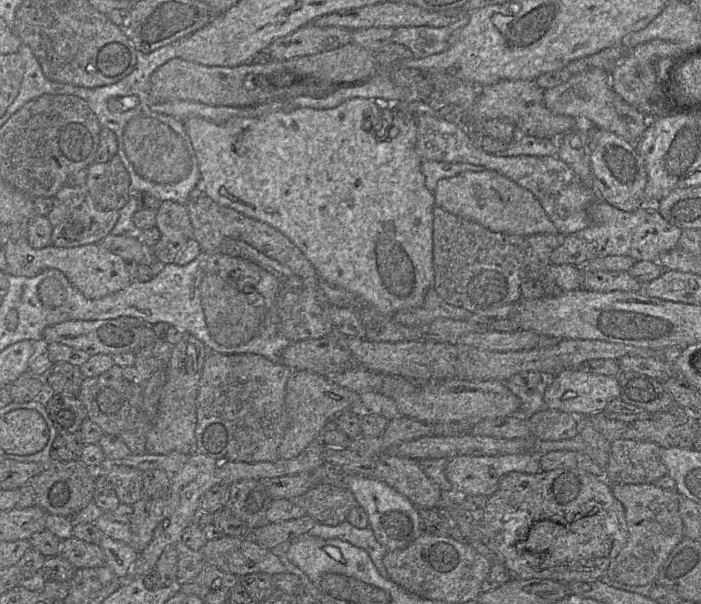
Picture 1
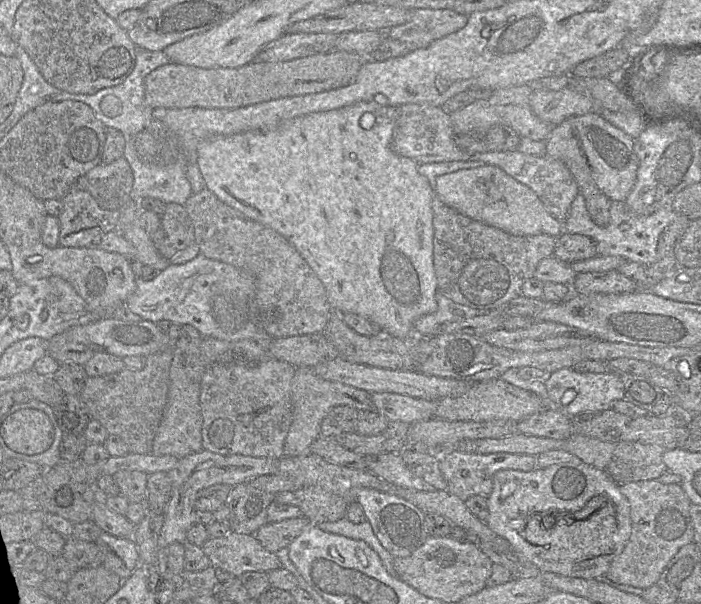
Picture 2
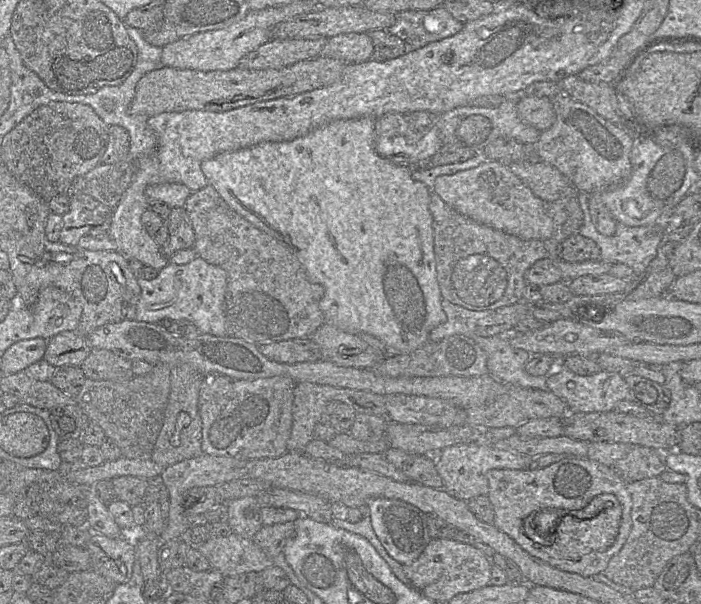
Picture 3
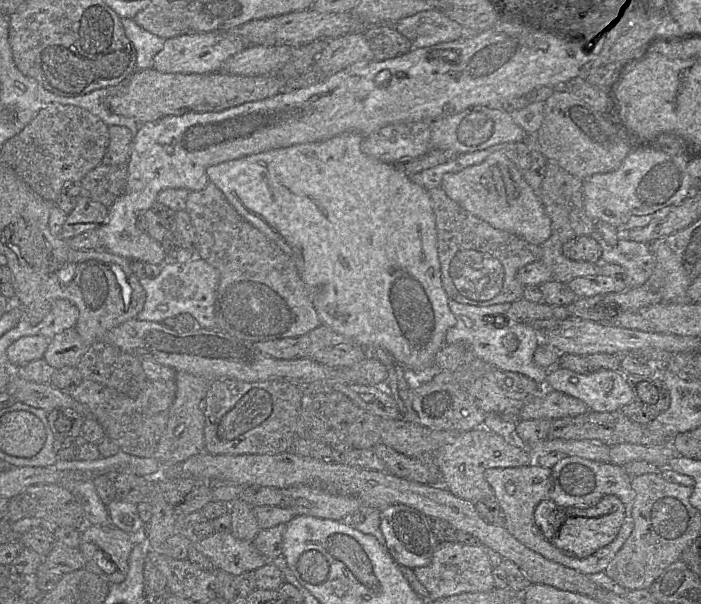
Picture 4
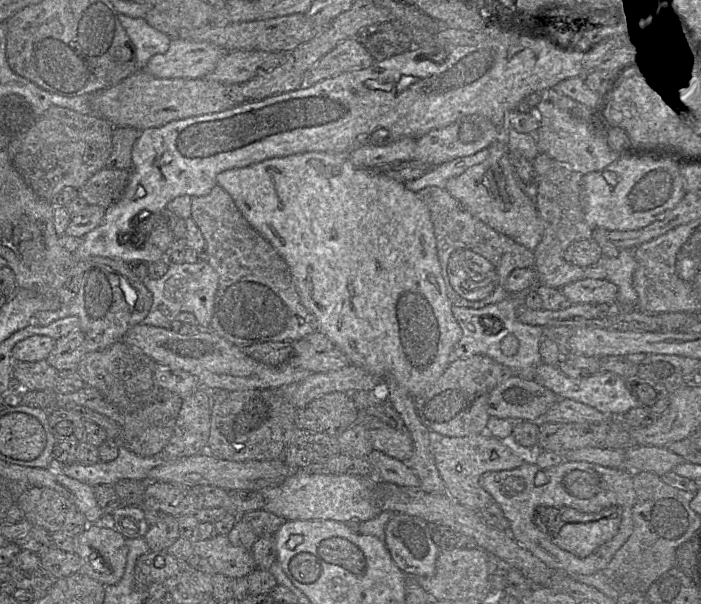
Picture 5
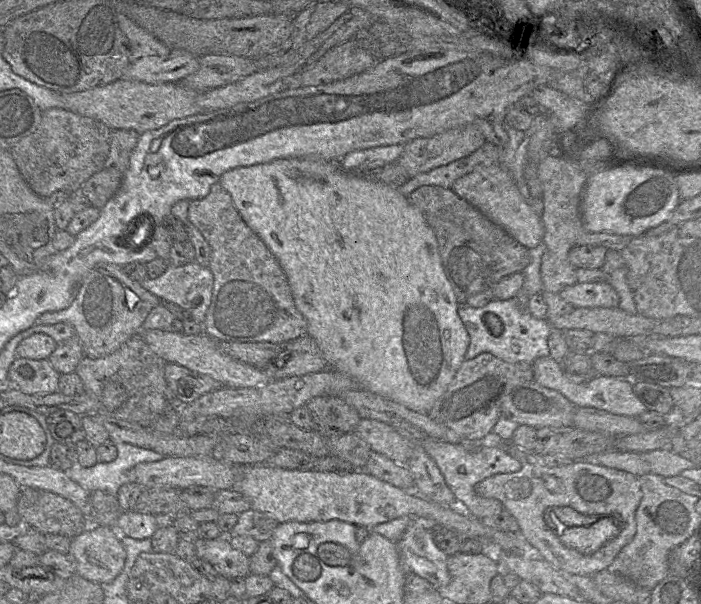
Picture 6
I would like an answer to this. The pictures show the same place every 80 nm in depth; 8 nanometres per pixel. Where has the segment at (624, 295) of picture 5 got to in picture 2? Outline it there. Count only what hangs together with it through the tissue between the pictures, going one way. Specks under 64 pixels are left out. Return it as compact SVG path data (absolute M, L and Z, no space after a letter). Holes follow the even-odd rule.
M579 193L572 202L568 217L564 221L563 231L591 238L598 246L597 256L619 256L626 261L648 267L657 259L657 245L660 235L675 220L676 215L671 207L661 208L647 216L638 215L628 208L625 202L612 201L610 222L607 226L601 227L591 219L585 198Z

